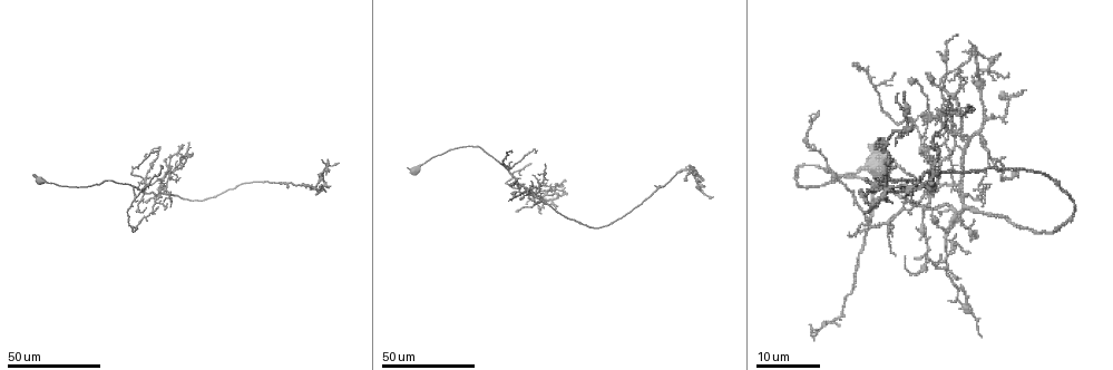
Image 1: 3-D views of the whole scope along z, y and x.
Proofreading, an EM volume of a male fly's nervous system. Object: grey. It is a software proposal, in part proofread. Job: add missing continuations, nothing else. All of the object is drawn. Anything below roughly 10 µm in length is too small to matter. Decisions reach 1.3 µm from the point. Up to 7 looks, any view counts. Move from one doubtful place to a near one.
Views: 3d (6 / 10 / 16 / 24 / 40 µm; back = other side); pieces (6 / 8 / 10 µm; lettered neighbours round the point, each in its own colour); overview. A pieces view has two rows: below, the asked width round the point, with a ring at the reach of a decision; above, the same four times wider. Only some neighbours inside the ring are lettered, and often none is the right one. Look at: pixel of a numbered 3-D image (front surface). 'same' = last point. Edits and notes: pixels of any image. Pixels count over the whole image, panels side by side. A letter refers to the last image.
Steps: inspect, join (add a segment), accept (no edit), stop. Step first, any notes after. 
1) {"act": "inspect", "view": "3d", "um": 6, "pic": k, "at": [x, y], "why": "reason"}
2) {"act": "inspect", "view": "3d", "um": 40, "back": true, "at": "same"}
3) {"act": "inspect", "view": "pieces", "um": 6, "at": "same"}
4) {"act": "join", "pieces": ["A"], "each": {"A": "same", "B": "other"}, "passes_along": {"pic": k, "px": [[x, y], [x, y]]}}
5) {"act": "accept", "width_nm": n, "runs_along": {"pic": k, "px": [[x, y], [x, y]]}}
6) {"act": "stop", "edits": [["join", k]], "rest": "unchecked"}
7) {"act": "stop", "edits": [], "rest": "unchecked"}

{"act": "inspect", "view": "3d", "um": 24, "pic": 1, "at": [713, 195], "why": "free end"}

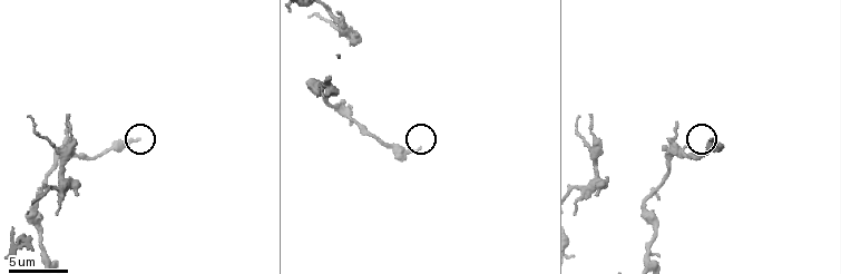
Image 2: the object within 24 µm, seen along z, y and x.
{"act": "inspect", "view": "pieces", "um": 6, "pic": 2, "at": [137, 138], "why": "see the neighbours"}

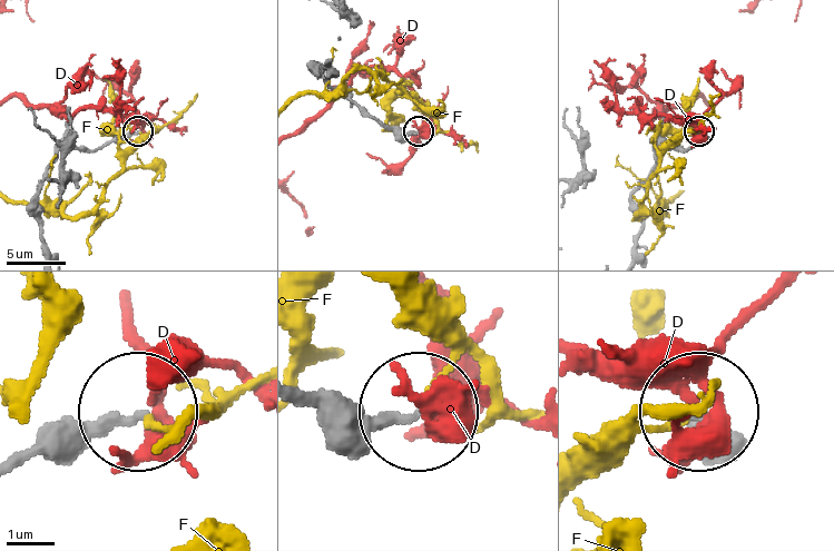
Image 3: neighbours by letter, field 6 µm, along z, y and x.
{"act": "accept", "each": {"D": "other", "F": "other"}, "runs_along": {"pic": 3, "px": [[18, 455], [66, 448], [134, 412]]}, "found": "no lettered segment goes on from it"}

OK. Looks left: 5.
{"act": "inspect", "view": "3d", "um": 24, "pic": 1, "at": [866, 179], "why": "branch stops here"}

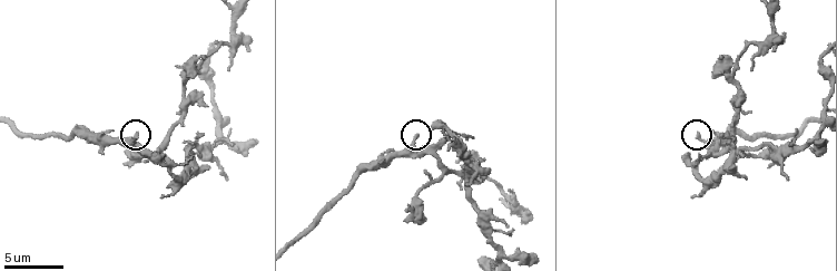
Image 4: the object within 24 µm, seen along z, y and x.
{"act": "inspect", "view": "pieces", "um": 10, "pic": 4, "at": [135, 132]}

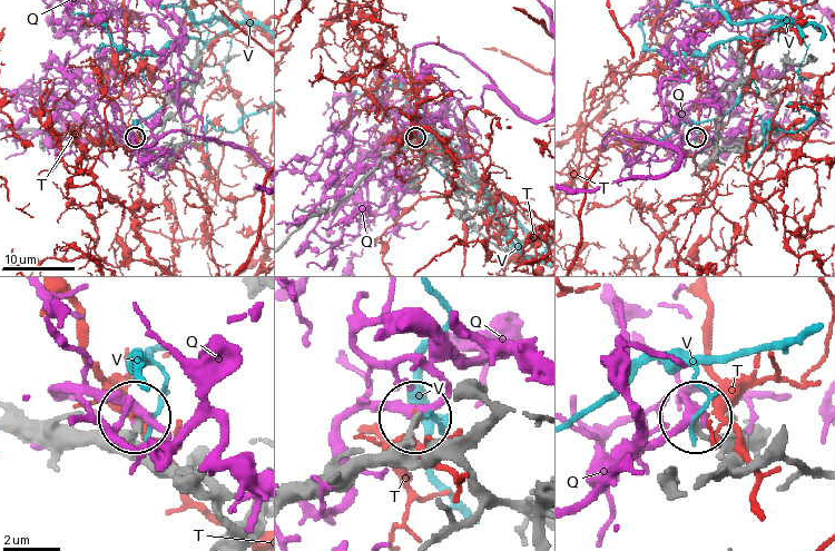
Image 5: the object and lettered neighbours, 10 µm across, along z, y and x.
{"act": "accept", "each": {"Q": "other", "T": "other", "V": "other"}, "runs_along": {"pic": 5, "px": [[294, 501], [337, 491], [387, 460], [416, 420]]}, "found": "none of them fits"}

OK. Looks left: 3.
{"act": "inspect", "view": "3d", "um": 40, "pic": 1, "at": [661, 187], "why": "branch stops here"}

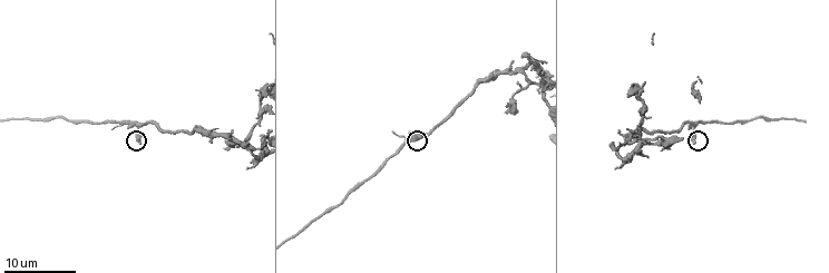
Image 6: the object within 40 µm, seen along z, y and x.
{"act": "inspect", "view": "pieces", "um": 6, "pic": 6, "at": [421, 138]}

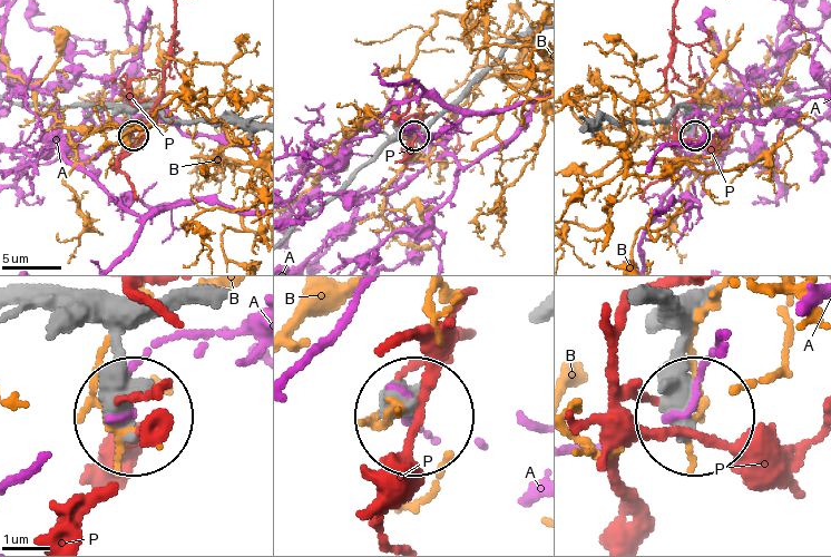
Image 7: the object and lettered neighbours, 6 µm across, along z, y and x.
{"act": "accept", "width_nm": 390, "each": {"A": "other", "B": "other", "P": "other"}, "found": "no lettered segment goes on from it"}

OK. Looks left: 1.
{"act": "stop", "edits": [], "rest": "unchecked"}

